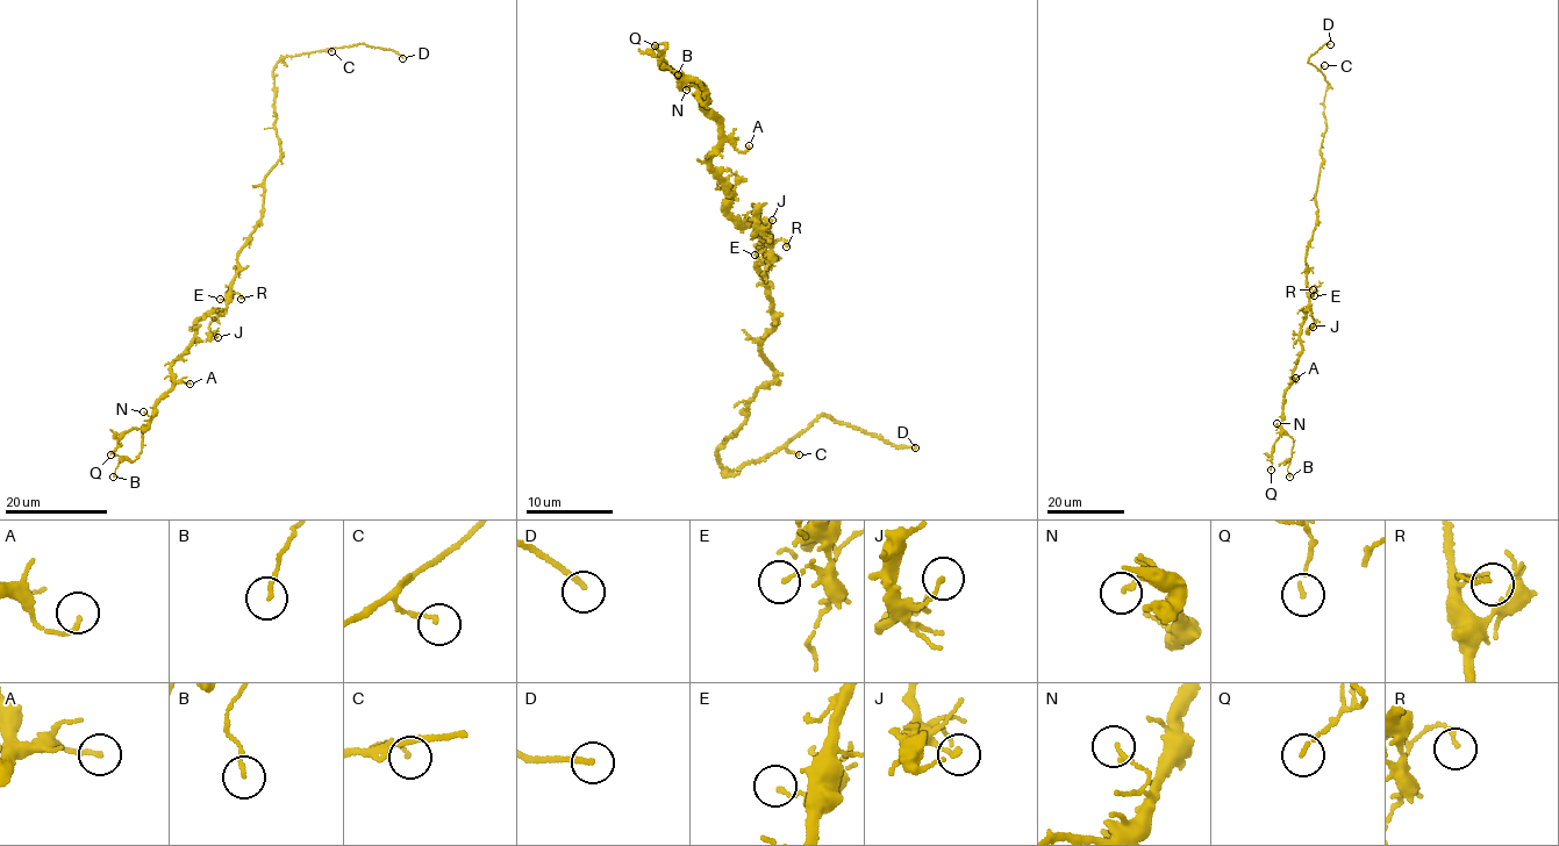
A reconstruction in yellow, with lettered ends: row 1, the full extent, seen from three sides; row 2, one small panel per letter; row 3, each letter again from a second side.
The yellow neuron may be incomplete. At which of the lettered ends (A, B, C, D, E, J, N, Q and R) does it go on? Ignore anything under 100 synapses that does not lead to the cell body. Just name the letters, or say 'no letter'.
D

